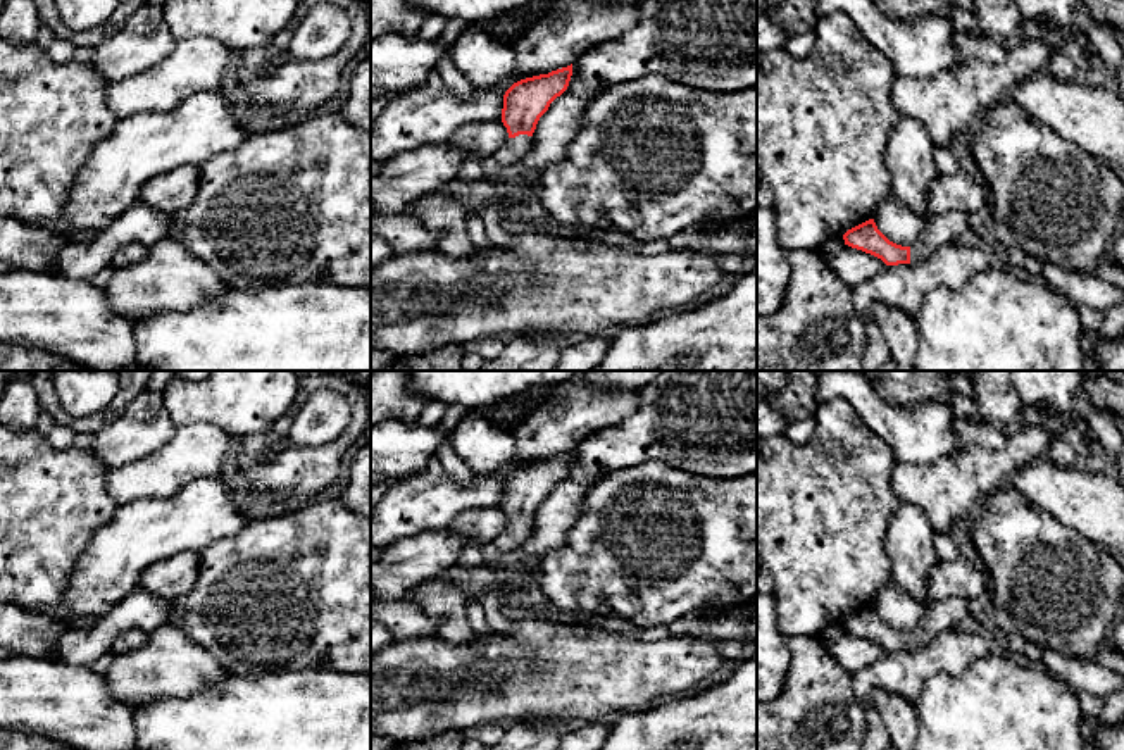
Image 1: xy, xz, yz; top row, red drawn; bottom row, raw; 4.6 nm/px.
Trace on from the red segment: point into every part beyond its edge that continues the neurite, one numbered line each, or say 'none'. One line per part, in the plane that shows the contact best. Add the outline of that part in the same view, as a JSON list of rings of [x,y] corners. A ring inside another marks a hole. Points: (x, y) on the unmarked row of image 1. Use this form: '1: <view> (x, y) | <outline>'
1: xz (512, 537) | [[[519,521],[515,524],[509,524],[496,538],[495,545],[500,553],[514,552],[522,547],[529,534],[531,522]]]

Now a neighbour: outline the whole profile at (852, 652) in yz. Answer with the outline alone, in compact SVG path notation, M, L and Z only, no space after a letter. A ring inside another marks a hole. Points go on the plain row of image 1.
M845 631L834 641L826 641L821 633L819 640L824 643L827 652L838 660L838 664L852 676L886 653L881 645L862 636L852 634L848 631Z

